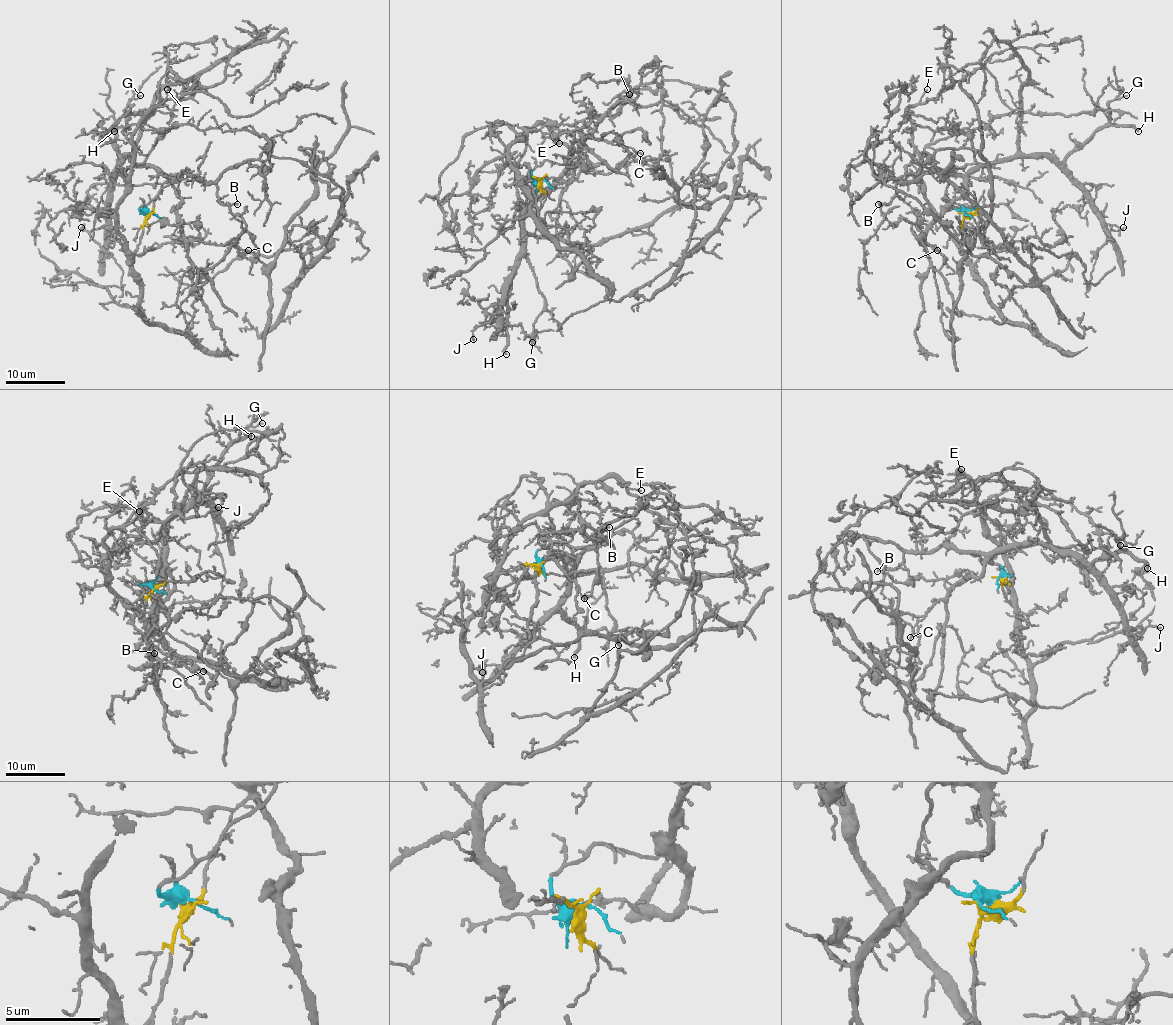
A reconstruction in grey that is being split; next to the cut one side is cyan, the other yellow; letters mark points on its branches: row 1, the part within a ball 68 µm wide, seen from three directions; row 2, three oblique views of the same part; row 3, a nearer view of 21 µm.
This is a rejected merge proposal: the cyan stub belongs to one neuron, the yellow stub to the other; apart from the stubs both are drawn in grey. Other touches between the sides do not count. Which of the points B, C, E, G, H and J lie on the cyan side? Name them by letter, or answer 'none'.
B, C, G, H, J

